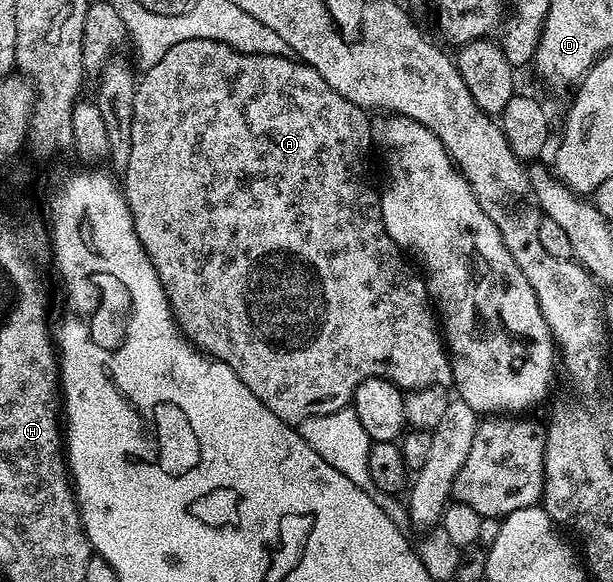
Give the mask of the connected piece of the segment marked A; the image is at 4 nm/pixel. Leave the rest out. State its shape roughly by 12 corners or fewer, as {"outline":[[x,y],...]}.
{"outline":[[178,43],[122,188],[181,334],[299,427],[452,380],[369,114]]}

